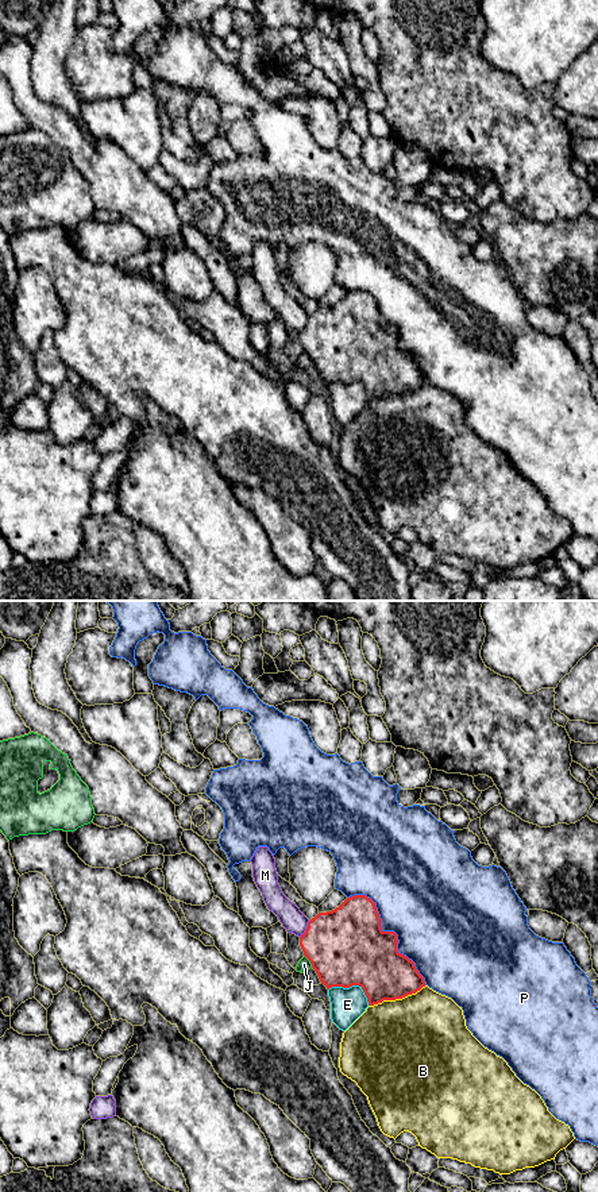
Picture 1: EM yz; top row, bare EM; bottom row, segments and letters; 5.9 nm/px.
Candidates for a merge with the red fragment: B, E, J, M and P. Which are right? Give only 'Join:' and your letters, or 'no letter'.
Join: no letter

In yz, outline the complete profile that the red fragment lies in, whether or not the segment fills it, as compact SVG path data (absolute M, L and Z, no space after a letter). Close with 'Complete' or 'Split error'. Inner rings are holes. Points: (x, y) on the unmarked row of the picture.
M366 290L350 292L335 305L319 308L308 317L305 328L300 332L304 351L310 356L321 379L327 385L359 381L369 401L402 394L425 382L414 358L398 347L397 339L394 327L381 324L375 298Z. Complete

